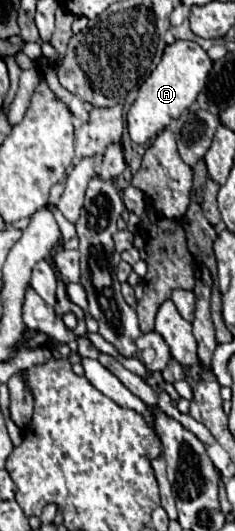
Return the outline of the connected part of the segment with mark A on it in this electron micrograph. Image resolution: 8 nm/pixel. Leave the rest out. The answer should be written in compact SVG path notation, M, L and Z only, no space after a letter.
M177 40L169 44L157 68L141 84L139 96L133 102L131 110L127 112L131 140L137 144L145 144L147 140L155 138L161 130L165 130L171 120L179 118L181 112L195 102L199 92L205 90L211 66L213 66L211 58L199 44L189 40Z

